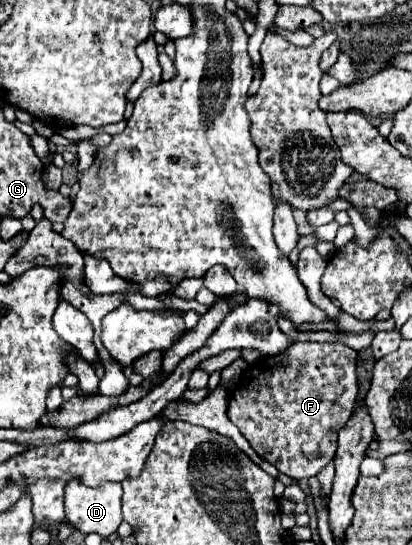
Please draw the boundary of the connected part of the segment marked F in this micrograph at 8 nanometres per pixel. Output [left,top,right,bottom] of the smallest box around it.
[227,341,359,481]

